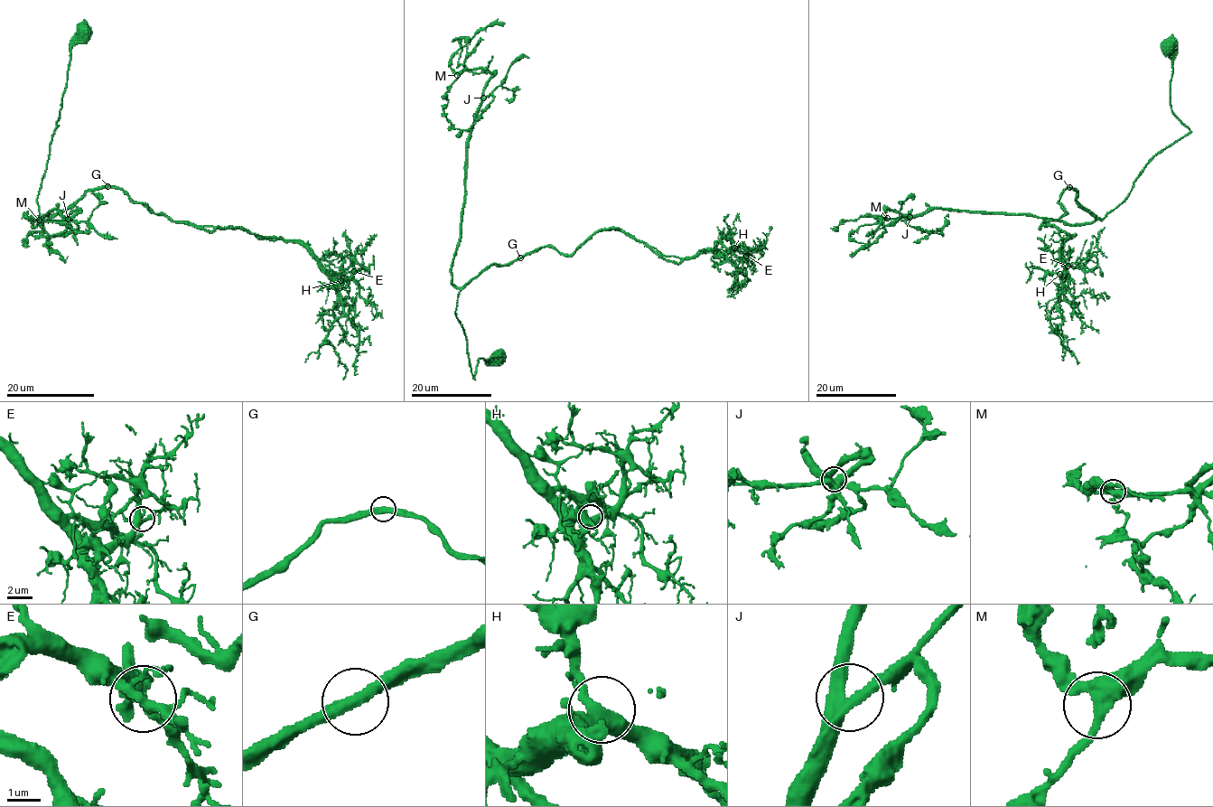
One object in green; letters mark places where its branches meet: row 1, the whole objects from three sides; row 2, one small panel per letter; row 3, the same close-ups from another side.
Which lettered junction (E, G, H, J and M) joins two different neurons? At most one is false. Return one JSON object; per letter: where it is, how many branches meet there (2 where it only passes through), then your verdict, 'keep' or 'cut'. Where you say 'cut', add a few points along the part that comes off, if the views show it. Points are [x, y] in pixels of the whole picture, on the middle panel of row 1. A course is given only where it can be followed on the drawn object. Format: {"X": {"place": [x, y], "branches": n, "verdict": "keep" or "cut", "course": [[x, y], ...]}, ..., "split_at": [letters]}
{"E": {"place": [746, 256], "branches": 3, "verdict": "keep"}, "G": {"place": [520, 258], "branches": 2, "verdict": "keep"}, "H": {"place": [734, 248], "branches": 3, "verdict": "keep"}, "J": {"place": [483, 98], "branches": 3, "verdict": "keep"}, "M": {"place": [457, 75], "branches": 3, "verdict": "keep"}, "split_at": []}

